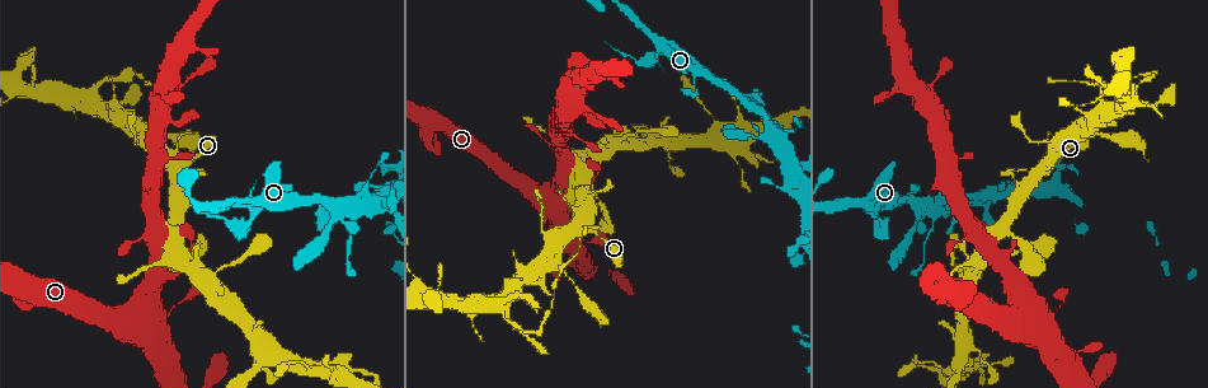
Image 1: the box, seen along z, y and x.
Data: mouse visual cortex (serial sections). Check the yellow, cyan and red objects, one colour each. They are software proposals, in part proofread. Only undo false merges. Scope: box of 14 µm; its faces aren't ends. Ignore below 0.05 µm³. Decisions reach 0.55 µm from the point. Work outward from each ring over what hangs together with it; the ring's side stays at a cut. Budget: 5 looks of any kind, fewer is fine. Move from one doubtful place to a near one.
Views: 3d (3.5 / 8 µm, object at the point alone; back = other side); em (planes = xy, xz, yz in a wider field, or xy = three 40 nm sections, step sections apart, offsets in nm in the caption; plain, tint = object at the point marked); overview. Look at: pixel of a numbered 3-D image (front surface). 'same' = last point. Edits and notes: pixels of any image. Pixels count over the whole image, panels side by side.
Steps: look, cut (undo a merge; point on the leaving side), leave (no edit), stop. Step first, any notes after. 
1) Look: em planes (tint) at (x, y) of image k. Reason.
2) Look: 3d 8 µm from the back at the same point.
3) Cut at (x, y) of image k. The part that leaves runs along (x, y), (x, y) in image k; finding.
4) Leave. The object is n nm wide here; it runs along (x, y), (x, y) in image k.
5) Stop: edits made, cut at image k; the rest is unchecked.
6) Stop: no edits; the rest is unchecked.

Look: 3d 3.5 µm from the back at (1106, 113) of image 1. Branch point.

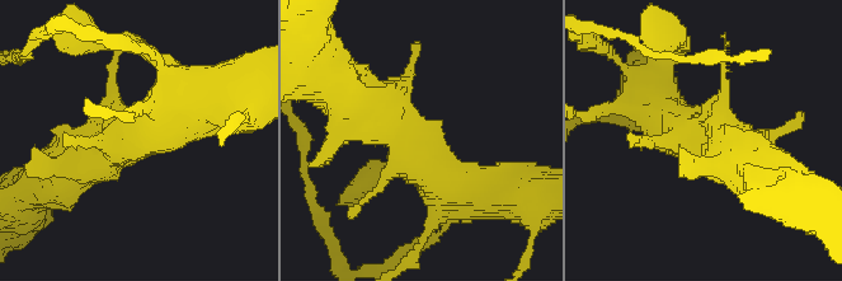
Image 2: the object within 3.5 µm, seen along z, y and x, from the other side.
Look: em xy step 3 (tint) at (411, 138) of image 2. Now the EM.

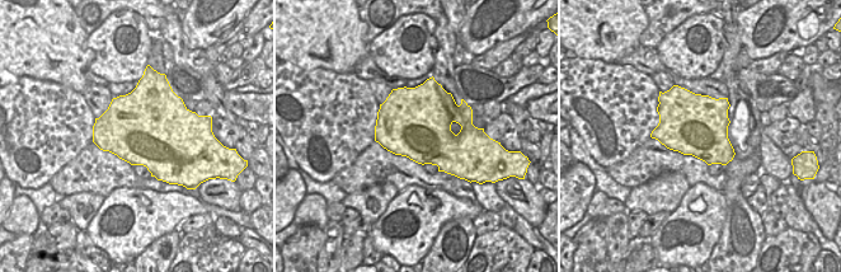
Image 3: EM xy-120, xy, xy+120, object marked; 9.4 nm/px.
Look: em planes (tint) at the same point.

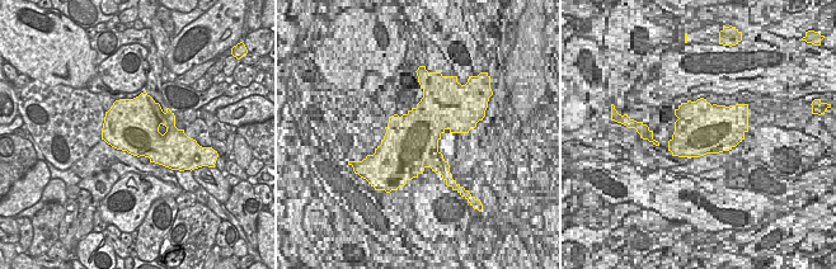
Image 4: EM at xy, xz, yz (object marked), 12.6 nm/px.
Leave. It runs along (348, 98), (407, 130), (457, 188) in image 2; continuous, no second cell.

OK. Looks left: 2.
Look: 3d 3.5 µm at (1156, 70) of image 1. Sharp bend.

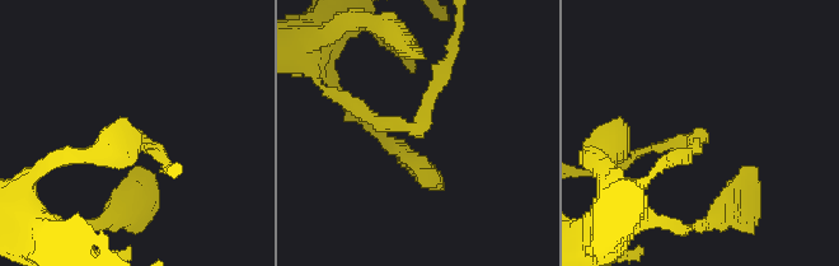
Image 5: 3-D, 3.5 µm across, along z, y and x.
Look: em xy step 2 (tint) at (416, 125) of image 5. Need the tissue.

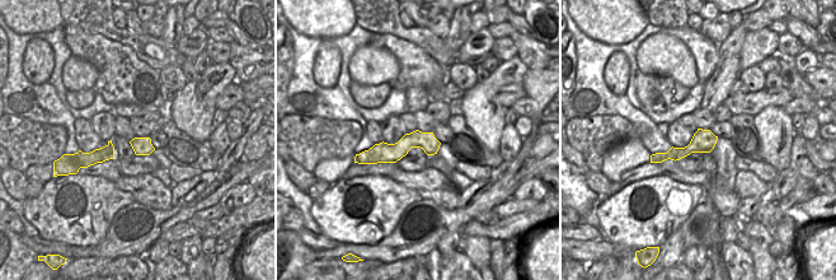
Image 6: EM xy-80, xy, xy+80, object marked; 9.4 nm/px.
Leave. It runs along (345, 98), (418, 127), (450, 59) in image 5; all the same cell.

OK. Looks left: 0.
Stop: no edits; the rest is unchecked.

